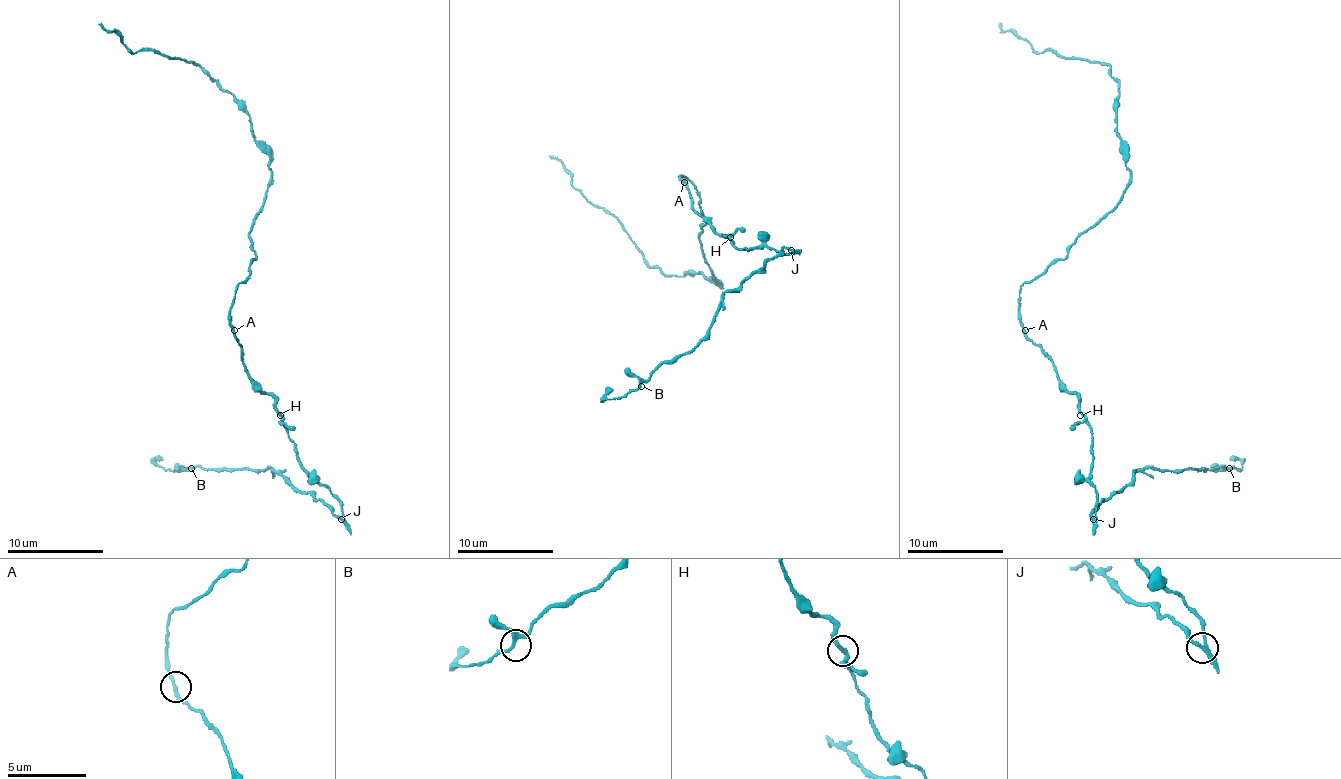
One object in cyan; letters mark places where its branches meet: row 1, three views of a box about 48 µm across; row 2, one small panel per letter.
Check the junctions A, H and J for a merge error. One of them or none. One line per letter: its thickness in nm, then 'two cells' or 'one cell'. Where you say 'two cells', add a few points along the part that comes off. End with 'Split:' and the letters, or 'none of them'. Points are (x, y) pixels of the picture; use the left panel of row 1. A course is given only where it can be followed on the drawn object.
A: 200 nm thick; one cell
H: 200 nm thick; one cell
J: 200 nm thick; two cells; foreign part runs (340, 518), (311, 494), (302, 494), (270, 468), (215, 470), (193, 465), (167, 470), (155, 460), (159, 458)
Split: J

